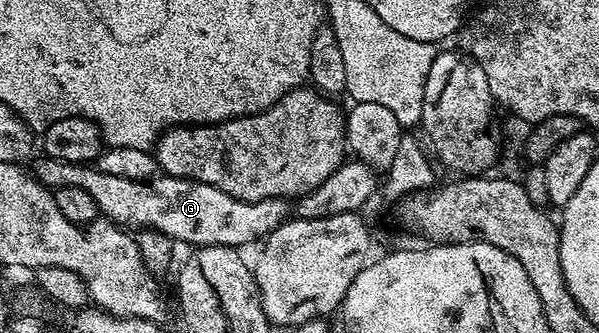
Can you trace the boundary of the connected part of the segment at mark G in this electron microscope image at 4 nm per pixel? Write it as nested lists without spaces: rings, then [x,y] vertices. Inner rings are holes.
[[[39,157],[33,166],[33,174],[40,183],[52,189],[56,187],[76,187],[85,189],[93,201],[97,201],[97,209],[104,219],[111,219],[124,229],[150,229],[165,233],[172,241],[179,239],[183,243],[191,243],[197,247],[233,247],[243,249],[246,243],[258,244],[273,233],[289,218],[289,203],[287,199],[262,199],[261,201],[241,201],[237,197],[229,197],[229,193],[221,193],[213,185],[205,185],[196,179],[182,179],[162,173],[154,179],[145,181],[127,181],[125,177],[113,177],[113,173],[101,173],[93,165],[86,163],[70,163]]]

